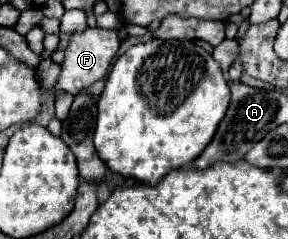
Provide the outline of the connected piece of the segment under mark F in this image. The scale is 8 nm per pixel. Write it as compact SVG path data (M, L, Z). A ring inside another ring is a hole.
M86 27L84 31L74 33L70 37L68 47L66 47L66 57L64 57L64 63L62 63L62 73L58 77L56 87L52 89L52 95L56 95L56 91L60 91L60 89L66 91L66 93L70 93L70 95L76 95L78 91L90 87L92 83L96 83L98 79L102 79L108 73L112 59L116 57L120 43L122 43L122 39L120 39L118 29Z

